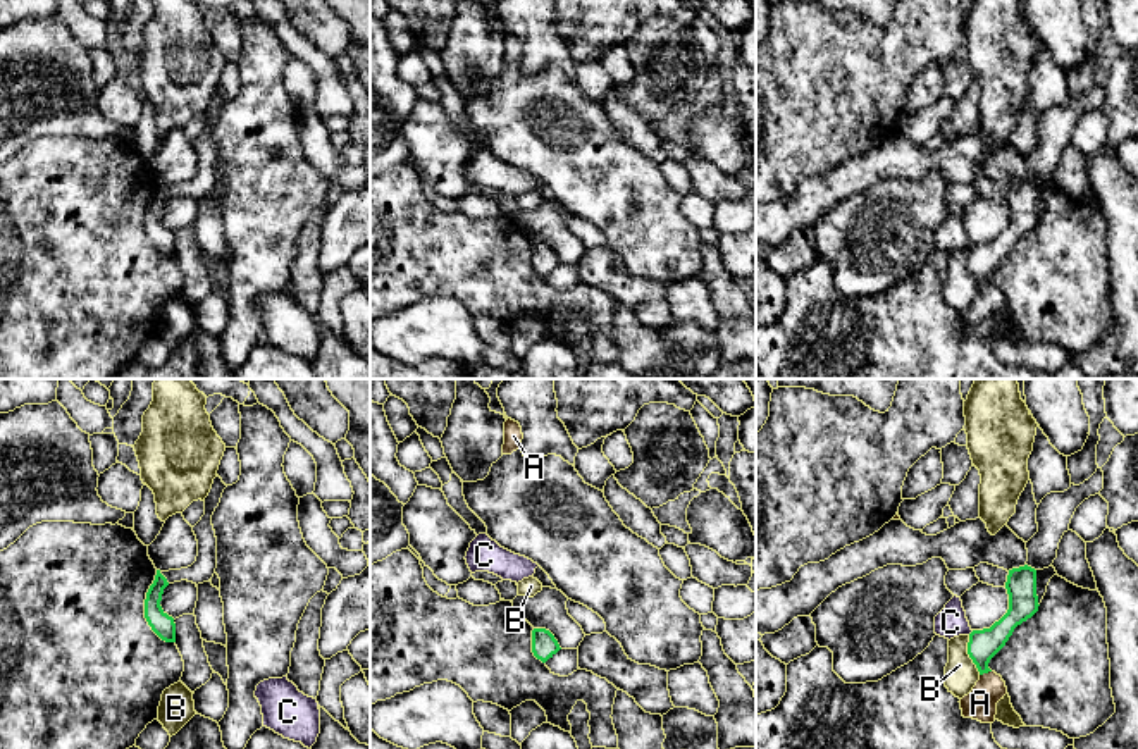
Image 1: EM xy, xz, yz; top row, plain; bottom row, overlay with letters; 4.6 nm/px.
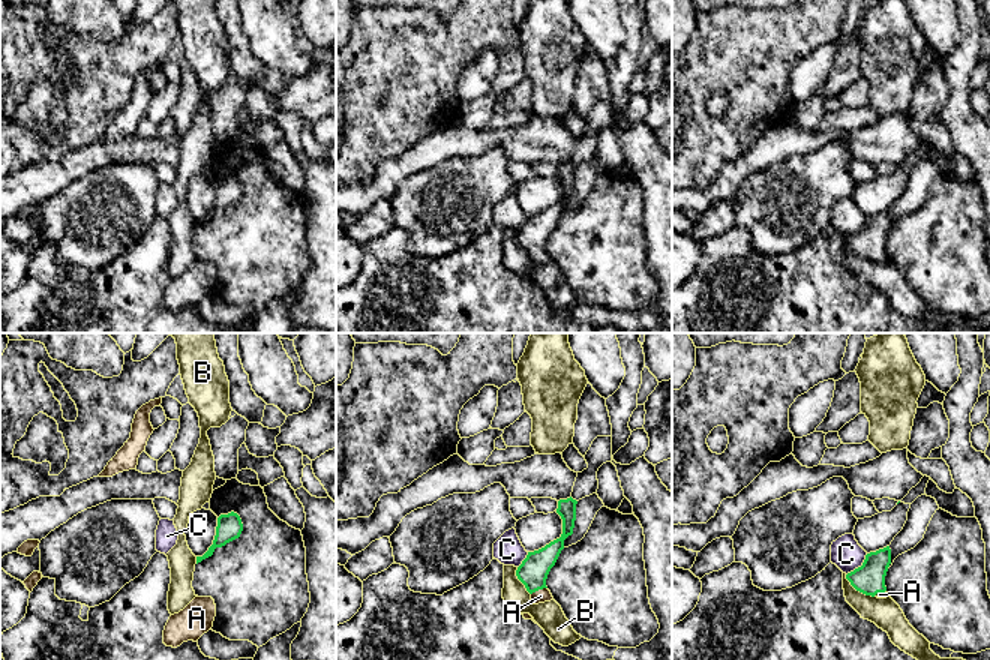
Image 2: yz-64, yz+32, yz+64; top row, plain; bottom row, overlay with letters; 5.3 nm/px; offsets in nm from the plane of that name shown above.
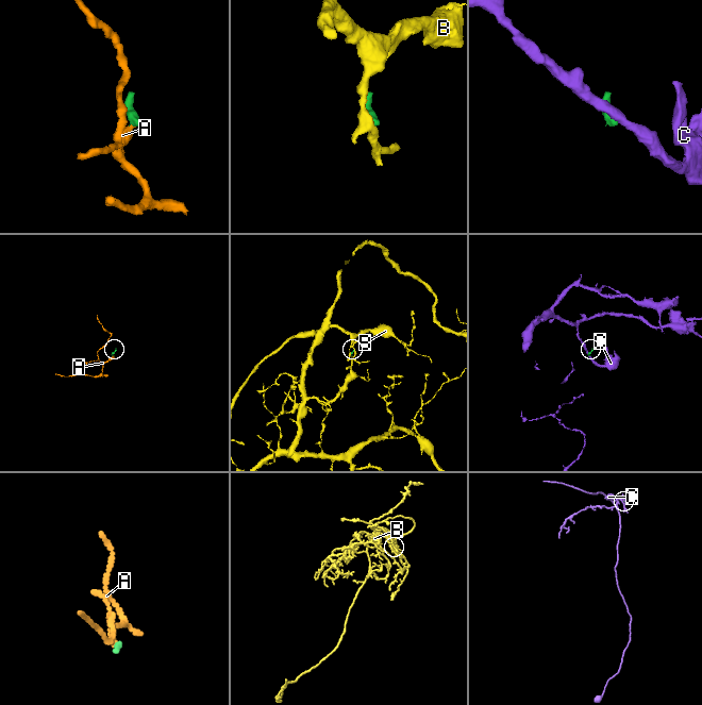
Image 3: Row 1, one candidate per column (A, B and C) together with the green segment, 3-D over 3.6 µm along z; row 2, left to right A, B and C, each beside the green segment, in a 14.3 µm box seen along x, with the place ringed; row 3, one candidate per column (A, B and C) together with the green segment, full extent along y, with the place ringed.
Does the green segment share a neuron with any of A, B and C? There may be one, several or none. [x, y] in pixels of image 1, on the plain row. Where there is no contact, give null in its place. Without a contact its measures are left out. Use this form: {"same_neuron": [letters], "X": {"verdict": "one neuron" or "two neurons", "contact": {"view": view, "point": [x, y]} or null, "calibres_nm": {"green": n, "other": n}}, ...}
{"same_neuron": ["A"], "A": {"verdict": "one neuron", "contact": {"view": "yz", "point": [985, 286]}, "calibres_nm": {"green": 140, "other": 150}}, "B": {"verdict": "two neurons", "contact": {"view": "yz", "point": [968, 267]}, "calibres_nm": {"green": 140, "other": 160}}, "C": {"verdict": "two neurons", "contact": {"view": "yz", "point": [971, 247]}, "calibres_nm": {"green": 140, "other": 150}}}

